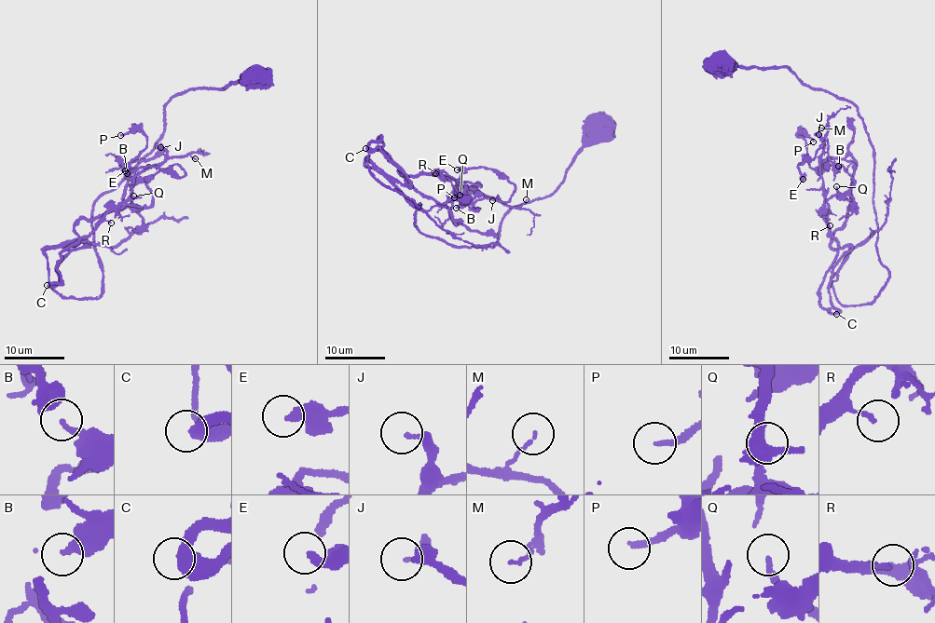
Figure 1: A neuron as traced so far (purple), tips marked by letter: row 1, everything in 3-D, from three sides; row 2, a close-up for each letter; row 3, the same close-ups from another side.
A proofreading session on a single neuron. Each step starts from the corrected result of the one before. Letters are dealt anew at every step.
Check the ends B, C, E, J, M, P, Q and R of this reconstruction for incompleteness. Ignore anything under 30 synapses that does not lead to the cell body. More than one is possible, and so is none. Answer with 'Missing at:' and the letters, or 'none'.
Missing at: none

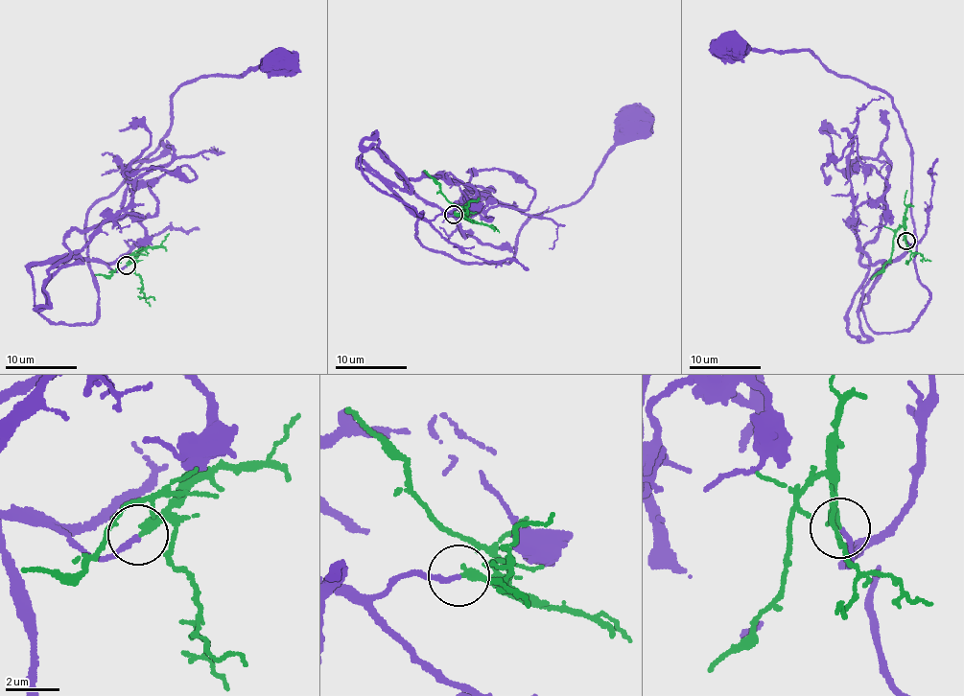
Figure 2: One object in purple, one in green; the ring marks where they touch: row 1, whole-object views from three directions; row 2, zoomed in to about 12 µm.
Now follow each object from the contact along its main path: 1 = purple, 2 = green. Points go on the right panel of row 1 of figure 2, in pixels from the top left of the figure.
1: (905, 241), (860, 302), (875, 332), (912, 325), (929, 296), (893, 102), (809, 48), (728, 49)
2: (905, 240), (905, 232), (900, 227), (889, 260), (871, 279)

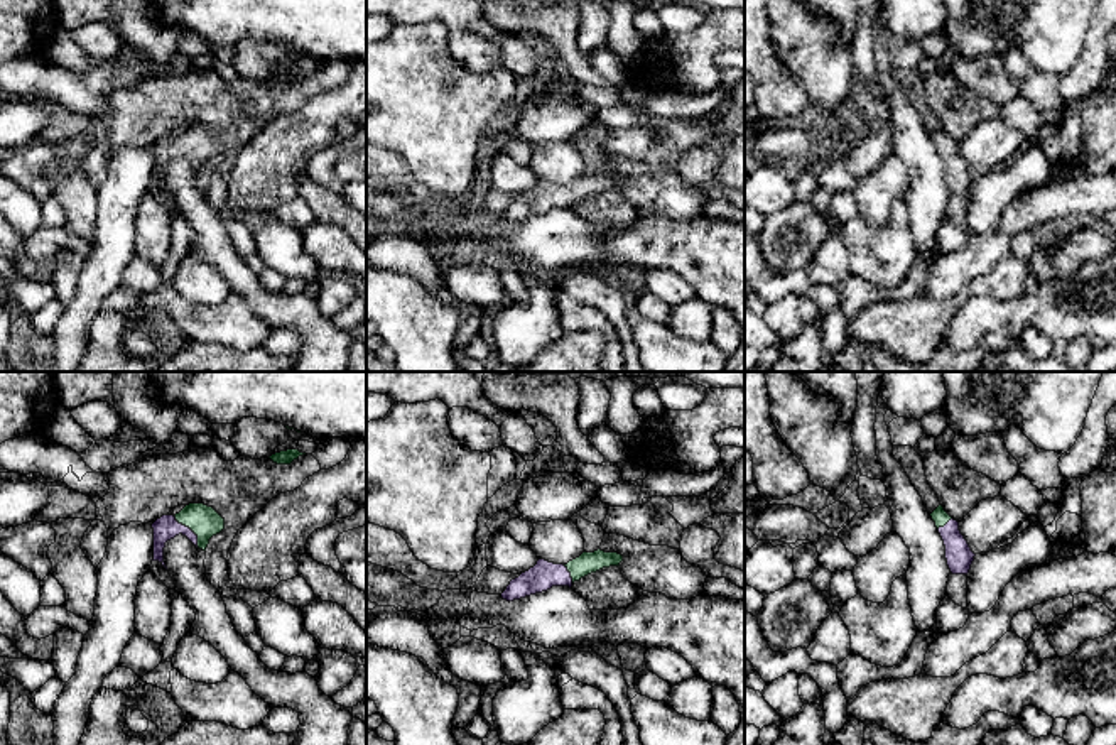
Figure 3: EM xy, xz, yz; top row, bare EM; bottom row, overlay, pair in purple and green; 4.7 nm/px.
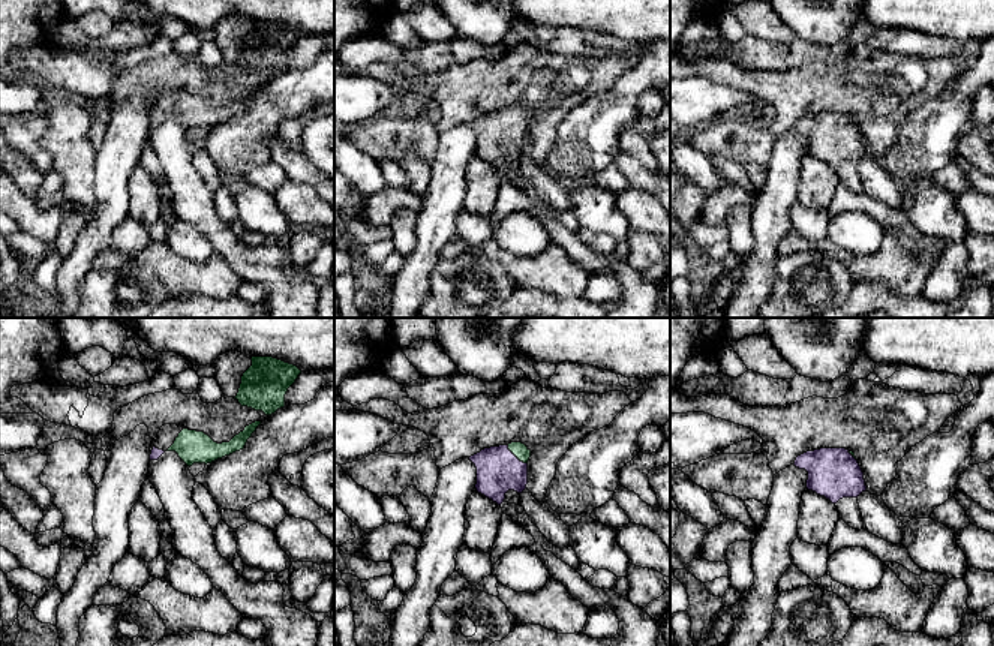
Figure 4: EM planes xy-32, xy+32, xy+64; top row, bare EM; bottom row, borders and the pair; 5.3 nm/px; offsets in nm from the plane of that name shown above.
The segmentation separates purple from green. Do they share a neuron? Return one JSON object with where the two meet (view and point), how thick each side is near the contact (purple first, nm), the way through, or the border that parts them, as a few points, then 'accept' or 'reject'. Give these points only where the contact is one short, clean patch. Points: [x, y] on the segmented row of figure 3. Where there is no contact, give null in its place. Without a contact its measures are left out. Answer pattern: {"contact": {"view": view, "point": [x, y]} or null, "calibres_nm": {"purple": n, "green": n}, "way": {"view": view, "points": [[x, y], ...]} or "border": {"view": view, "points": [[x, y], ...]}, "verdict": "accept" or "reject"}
{"contact": {"view": "xy", "point": [189, 529]}, "calibres_nm": {"purple": 120, "green": 150}, "way": {"view": "xy", "points": [[166, 527], [189, 529], [203, 521]]}, "verdict": "accept"}

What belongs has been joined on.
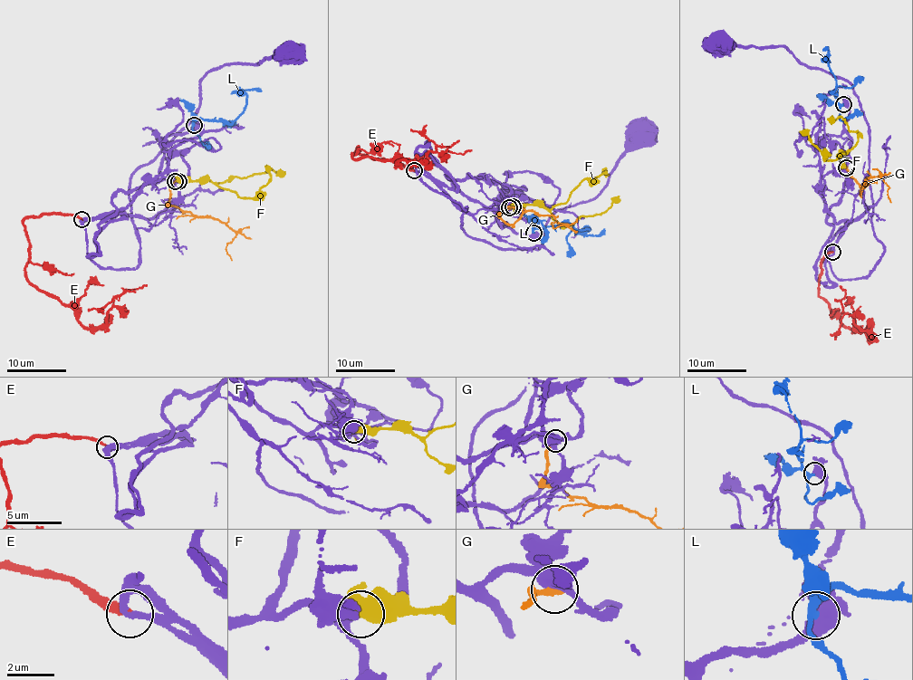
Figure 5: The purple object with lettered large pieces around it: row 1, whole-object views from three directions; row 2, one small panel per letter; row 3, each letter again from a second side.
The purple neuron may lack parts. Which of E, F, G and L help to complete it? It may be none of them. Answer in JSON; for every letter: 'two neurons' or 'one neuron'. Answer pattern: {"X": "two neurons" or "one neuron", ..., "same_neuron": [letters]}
{"E": "two neurons", "F": "two neurons", "G": "two neurons", "L": "one neuron", "same_neuron": ["L"]}

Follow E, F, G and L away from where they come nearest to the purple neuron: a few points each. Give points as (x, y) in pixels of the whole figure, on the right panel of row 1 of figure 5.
E: (833, 252), (822, 257), (819, 296), (847, 328), (860, 330), (870, 340), (843, 311), (846, 292), (839, 286)
F: (845, 167), (840, 155), (847, 152), (827, 160), (804, 129)
G: (845, 167), (859, 184), (865, 186), (872, 181), (864, 185), (867, 177), (881, 177), (889, 187), (890, 202)
L: (843, 104), (832, 90), (834, 91), (835, 76), (824, 59), (829, 52), (827, 47), (824, 49)

